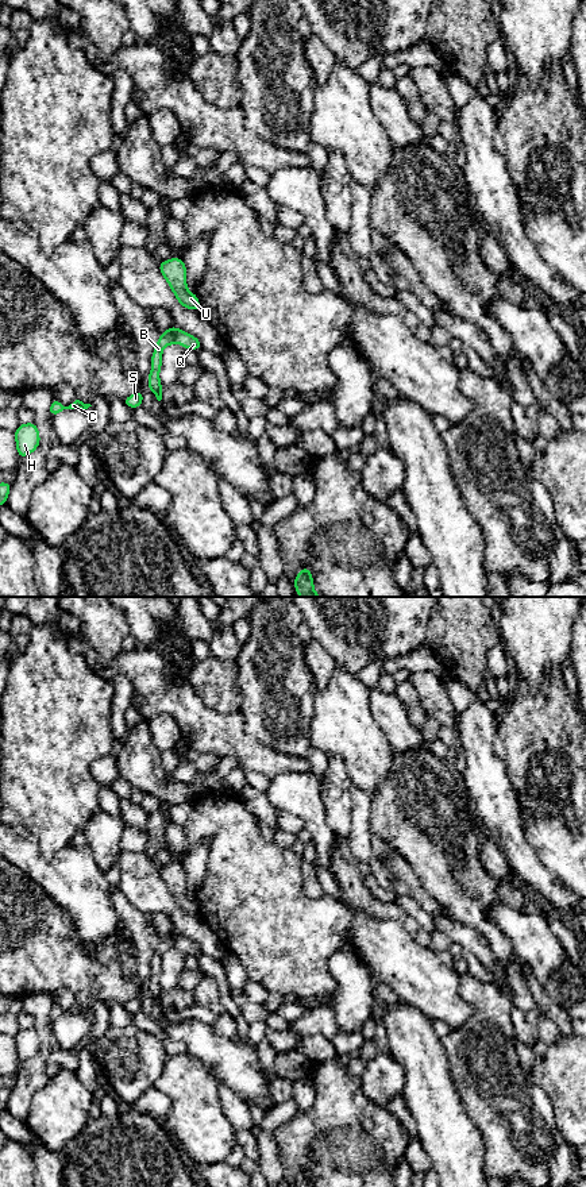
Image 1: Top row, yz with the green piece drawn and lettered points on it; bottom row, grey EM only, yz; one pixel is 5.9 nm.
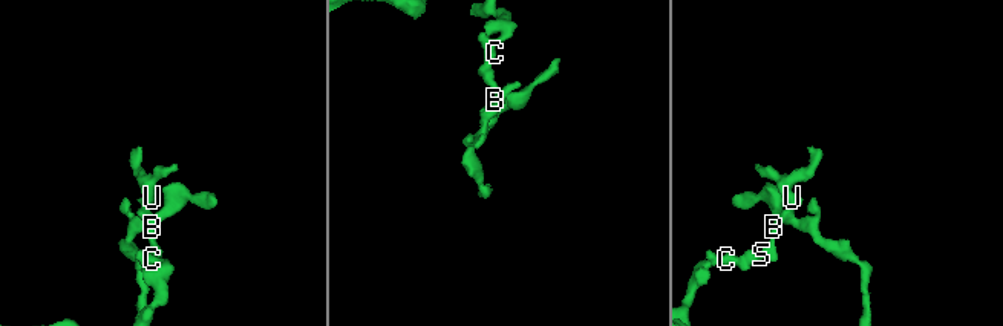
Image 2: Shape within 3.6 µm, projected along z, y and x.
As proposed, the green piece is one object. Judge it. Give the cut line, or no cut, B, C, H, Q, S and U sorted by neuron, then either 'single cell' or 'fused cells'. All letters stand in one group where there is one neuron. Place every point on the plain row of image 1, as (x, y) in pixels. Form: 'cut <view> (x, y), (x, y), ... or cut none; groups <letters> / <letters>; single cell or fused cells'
cut yz (181, 936), (172, 947); groups B C H S U / Q; fused cells

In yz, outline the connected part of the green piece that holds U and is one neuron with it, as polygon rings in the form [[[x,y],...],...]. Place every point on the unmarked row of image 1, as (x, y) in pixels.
[[[171,863],[158,870],[162,880],[170,890],[178,907],[193,916],[200,917],[200,905],[186,894],[186,871],[182,863]]]

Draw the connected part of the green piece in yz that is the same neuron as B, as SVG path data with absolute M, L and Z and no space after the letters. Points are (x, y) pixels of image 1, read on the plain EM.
M174 930L170 932L167 936L162 937L151 960L151 978L147 982L147 987L149 994L155 999L158 1006L162 1005L162 990L159 987L159 975L162 971L162 955L173 948L173 943L178 937L181 937L181 934Z

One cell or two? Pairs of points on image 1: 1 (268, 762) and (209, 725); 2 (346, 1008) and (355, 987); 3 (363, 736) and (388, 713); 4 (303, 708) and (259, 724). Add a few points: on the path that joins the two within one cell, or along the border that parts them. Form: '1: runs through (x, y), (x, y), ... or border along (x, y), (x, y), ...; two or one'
1: runs through (253, 755), (224, 735); one
2: runs through (351, 1002), (354, 993); one
3: border along (369, 692), (371, 716), (394, 748); two
4: runs through (292, 710), (278, 710), (270, 716); one

